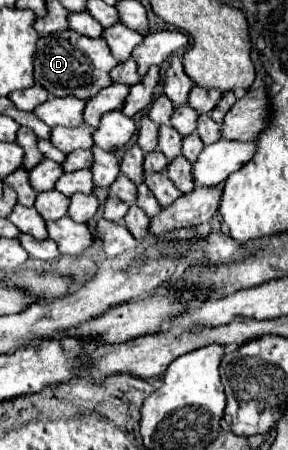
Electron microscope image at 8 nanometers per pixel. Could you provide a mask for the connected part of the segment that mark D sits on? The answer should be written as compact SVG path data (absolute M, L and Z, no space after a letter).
M63 30L61 34L41 36L35 52L35 82L43 86L51 96L75 96L75 98L91 98L103 86L111 84L109 70L117 66L117 60L107 50L103 38L87 38L79 36L71 30Z

